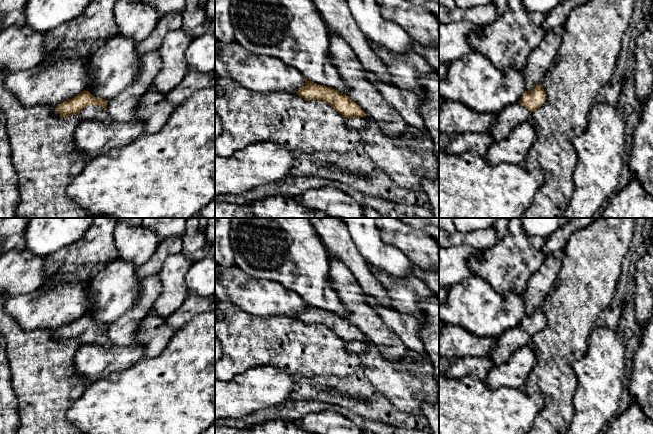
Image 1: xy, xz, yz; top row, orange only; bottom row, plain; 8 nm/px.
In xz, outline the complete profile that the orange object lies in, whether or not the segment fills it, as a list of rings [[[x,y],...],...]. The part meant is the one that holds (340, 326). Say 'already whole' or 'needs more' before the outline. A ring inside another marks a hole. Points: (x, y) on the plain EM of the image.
already whole | [[[305,303],[305,310],[296,316],[306,324],[322,324],[333,331],[344,342],[360,342],[367,338],[361,331],[352,325],[346,318],[340,317],[337,314],[320,309]]]

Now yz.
needs more | [[[537,308],[532,315],[525,315],[518,327],[507,330],[498,336],[496,345],[488,357],[495,365],[505,363],[518,349],[529,345],[532,337],[545,326],[545,316],[542,308]]]

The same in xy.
needs more | [[[84,314],[72,323],[59,328],[55,334],[61,341],[78,339],[81,345],[98,345],[103,348],[113,346],[106,331],[108,324],[96,322]]]

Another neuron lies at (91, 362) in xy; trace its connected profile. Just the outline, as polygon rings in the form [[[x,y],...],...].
[[[137,343],[110,348],[81,345],[74,357],[74,373],[90,384],[134,365],[144,358],[145,352],[146,348]]]

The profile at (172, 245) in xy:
[[[172,236],[163,239],[153,255],[143,265],[136,268],[138,278],[142,280],[152,275],[157,275],[167,257],[181,253],[182,249],[182,236]]]

